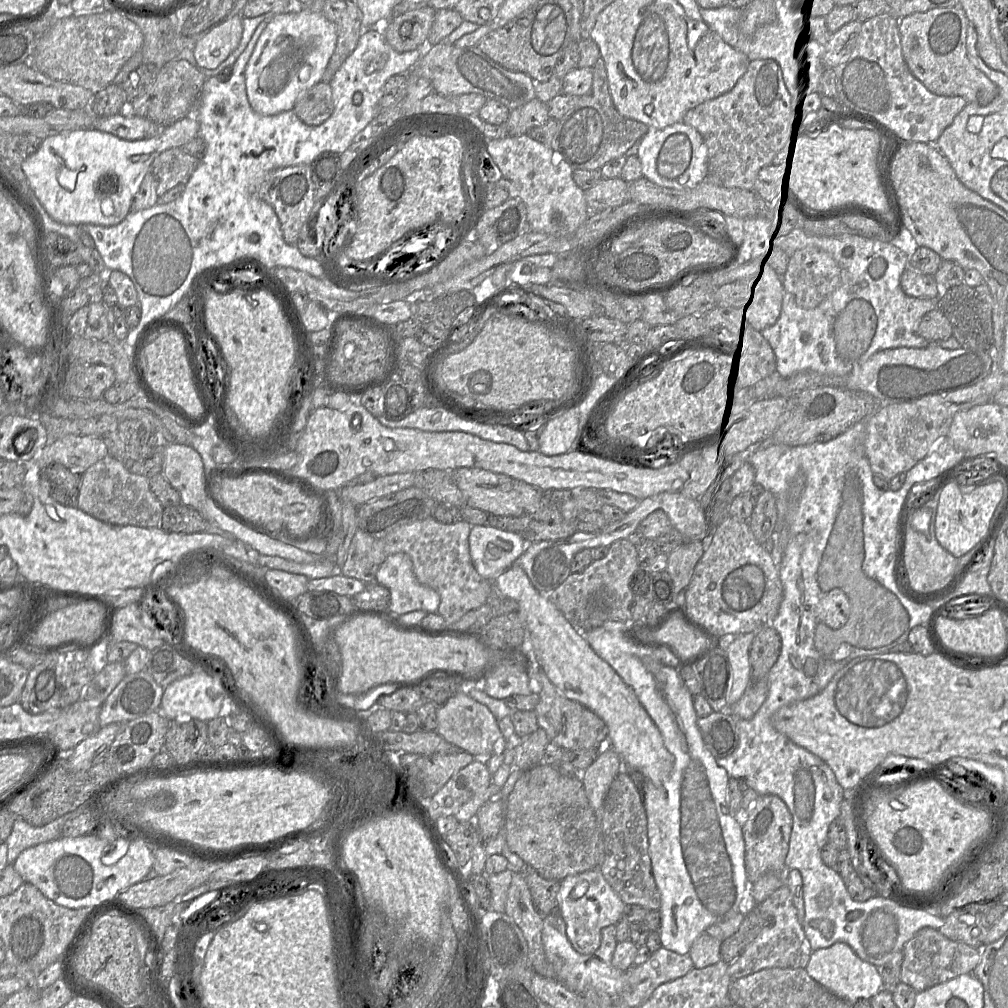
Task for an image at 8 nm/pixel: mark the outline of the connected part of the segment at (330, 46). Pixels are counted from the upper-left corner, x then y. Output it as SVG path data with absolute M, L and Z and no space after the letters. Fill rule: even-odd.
M294 3L294 8L291 11L274 15L260 35L245 69L246 93L252 109L262 115L275 115L284 111L293 110L299 96L304 91L307 91L309 88L322 81L327 65L335 50L336 43L337 31L335 25L318 13L314 13L308 9L304 9L304 7L297 7L297 5Z

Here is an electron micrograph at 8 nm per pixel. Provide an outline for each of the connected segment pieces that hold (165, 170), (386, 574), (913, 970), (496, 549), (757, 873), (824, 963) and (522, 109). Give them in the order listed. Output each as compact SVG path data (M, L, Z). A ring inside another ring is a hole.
M181 147L160 153L153 161L150 172L157 181L157 195L163 196L178 184L186 184L198 165L199 159L184 152Z
M405 553L388 555L376 574L376 582L390 591L390 615L400 616L415 610L438 611L441 602L439 593L418 581L412 560Z
M921 928L902 949L901 982L916 992L946 982L962 974L972 974L980 961L979 949L964 942L954 941L934 928Z
M472 525L468 541L475 569L490 581L510 568L526 548L521 534L483 525Z
M760 795L747 817L739 816L745 842L745 870L752 886L766 873L774 873L786 885L788 868L785 859L789 850L793 818L784 801L776 795Z
M839 942L828 948L813 951L805 969L809 976L827 991L849 1003L859 999L870 1000L884 989L878 967L861 960L846 943Z
M534 98L526 104L510 110L506 121L507 133L511 136L527 134L531 128L546 123L550 118L546 103Z

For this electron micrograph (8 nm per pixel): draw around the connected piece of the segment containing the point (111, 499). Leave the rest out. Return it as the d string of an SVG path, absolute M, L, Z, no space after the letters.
M108 454L80 475L77 508L109 524L144 528L159 527L164 509L151 491L148 477L129 472L122 462Z

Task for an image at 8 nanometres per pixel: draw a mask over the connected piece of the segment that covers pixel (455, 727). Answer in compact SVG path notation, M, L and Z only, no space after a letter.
M464 692L457 693L443 705L437 706L436 732L447 742L470 753L474 758L484 758L491 755L498 751L504 742L498 721L491 711Z

